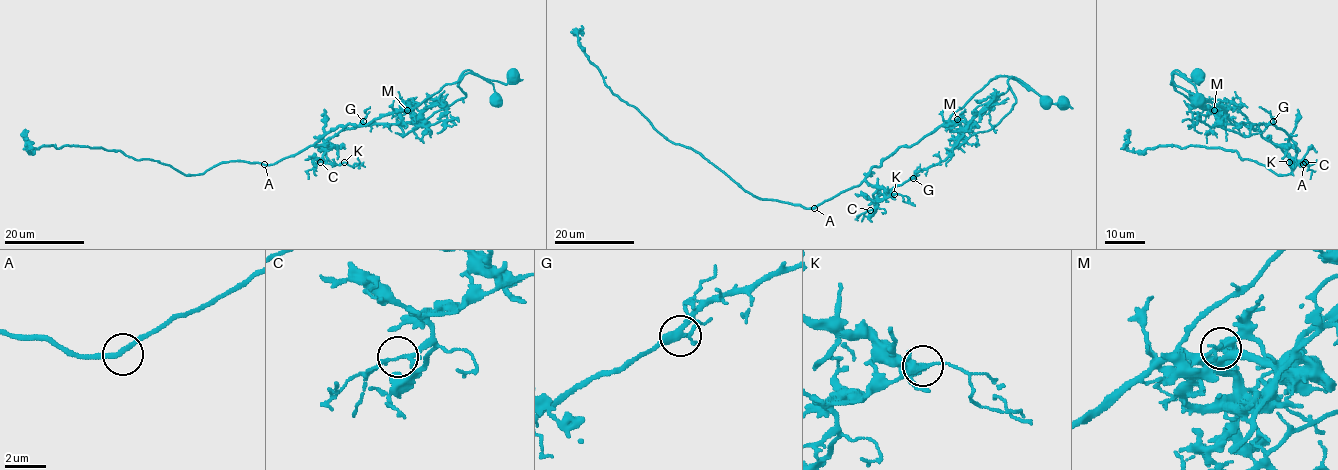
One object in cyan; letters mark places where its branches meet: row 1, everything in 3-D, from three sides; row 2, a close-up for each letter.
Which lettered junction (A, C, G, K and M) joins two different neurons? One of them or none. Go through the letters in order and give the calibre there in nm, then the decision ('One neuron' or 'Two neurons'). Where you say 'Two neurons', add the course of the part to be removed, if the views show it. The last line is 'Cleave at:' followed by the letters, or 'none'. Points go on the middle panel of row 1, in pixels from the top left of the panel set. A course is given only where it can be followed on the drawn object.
A: Thickness 220 nm. One neuron
C: Thickness 160 nm. One neuron
G: Thickness 300 nm. One neuron
K: Thickness 130 nm. One neuron
M: Thickness 340 nm. Two neurons. Course of the part to remove: (957, 119), (973, 122), (950, 156), (1009, 111), (1015, 98), (1010, 77), (1023, 81), (1046, 102)
Cleave at: M

